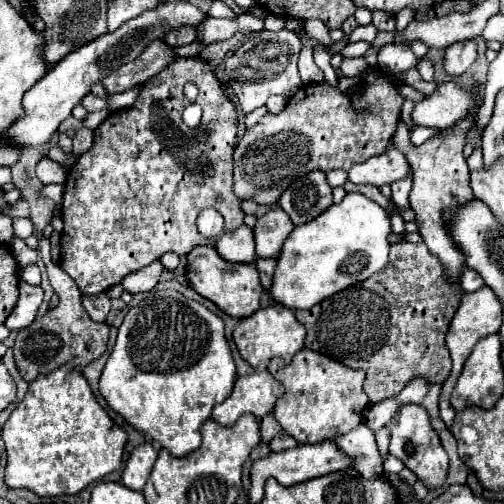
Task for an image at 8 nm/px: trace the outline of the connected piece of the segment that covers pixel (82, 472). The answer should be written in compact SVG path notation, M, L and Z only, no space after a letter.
M60 366L52 374L40 376L30 382L24 400L16 406L16 410L4 424L2 440L8 454L4 482L8 488L26 488L40 498L78 494L88 484L120 468L126 438L126 432L118 424L114 424L108 412L96 402L86 378L70 366Z

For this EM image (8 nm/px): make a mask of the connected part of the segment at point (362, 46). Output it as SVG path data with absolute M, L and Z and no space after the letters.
M360 41L346 45L340 53L343 57L362 57L369 47L368 43Z

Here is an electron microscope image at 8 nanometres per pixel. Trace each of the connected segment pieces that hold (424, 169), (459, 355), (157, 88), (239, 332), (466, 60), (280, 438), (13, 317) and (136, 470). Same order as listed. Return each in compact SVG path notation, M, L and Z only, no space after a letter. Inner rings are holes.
M470 110L460 122L454 126L436 132L432 138L428 138L422 146L410 146L408 144L408 128L402 121L401 113L399 115L398 128L394 132L394 144L404 150L404 156L408 158L408 164L414 172L414 186L410 194L410 208L416 212L416 222L418 222L418 232L424 238L428 250L440 258L440 262L446 268L448 278L458 284L460 270L464 266L460 250L454 246L452 238L446 234L446 226L442 222L442 212L452 208L452 206L462 206L464 202L470 202L474 198L472 188L470 188L470 176L468 176L468 164L466 158L462 156L466 136L472 130L472 126L478 120L478 110Z
M482 286L480 290L472 292L472 294L462 294L462 302L460 302L460 308L456 310L454 314L454 320L452 320L452 326L446 334L446 346L450 350L450 356L452 356L452 372L448 376L448 380L442 384L442 391L440 395L440 417L450 430L455 417L454 409L450 404L450 392L452 392L452 386L456 384L456 378L460 376L462 372L462 366L466 362L466 358L472 354L472 348L476 346L476 342L480 338L486 338L490 334L496 334L502 326L502 306L500 306L500 300L496 298L496 294L492 294L492 290L488 290L488 286Z
M180 58L170 64L144 84L138 100L130 108L110 114L94 130L92 148L84 152L68 172L62 200L64 230L60 240L60 268L78 284L82 296L106 292L114 284L120 284L124 276L158 260L164 252L186 256L198 244L214 246L216 240L204 238L196 228L196 218L204 208L214 208L224 216L224 230L236 230L244 224L240 200L232 194L232 150L236 148L236 134L234 104L202 58ZM188 82L198 86L196 102L204 110L198 128L188 128L182 122L182 108L186 106L182 102L182 88Z
M276 304L276 306L266 306L260 308L258 312L254 312L248 318L242 318L236 328L234 328L234 344L242 356L242 360L246 360L250 366L260 368L266 366L270 362L270 358L280 356L286 362L292 360L292 356L304 346L304 326L300 326L300 322L296 322L294 312Z
M472 40L456 42L450 48L446 48L444 54L444 70L448 76L462 76L472 62L476 60L476 44Z
M278 434L270 442L270 450L272 452L282 452L284 448L296 448L296 446L298 446L298 442L290 434Z
M20 282L20 298L16 308L12 310L12 314L6 320L6 326L12 330L20 330L28 324L32 324L32 320L36 318L36 312L42 304L42 288L40 286L30 286L28 282Z
M146 442L146 444L136 446L122 472L122 484L130 490L140 492L148 480L148 474L152 470L156 458L158 458L158 450L154 448L154 444Z

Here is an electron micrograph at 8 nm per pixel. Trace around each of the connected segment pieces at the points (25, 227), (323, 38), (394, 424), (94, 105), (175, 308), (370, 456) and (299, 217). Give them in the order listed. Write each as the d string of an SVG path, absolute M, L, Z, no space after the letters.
M14 220L14 234L16 236L20 236L20 238L28 238L28 236L32 236L32 220Z
M306 20L304 22L304 30L308 32L308 36L320 44L332 44L330 36L328 36L328 28L320 22L320 20Z
M416 404L402 406L402 410L392 418L392 422L388 422L388 428L392 432L390 452L398 460L402 460L402 464L410 472L414 472L416 478L426 488L430 488L430 490L440 488L448 476L448 454L444 452L436 430L430 426L430 416L426 414L426 410L422 406L416 406Z
M86 94L82 98L82 106L88 110L88 112L94 112L94 110L110 110L108 106L108 100L106 98L98 98L94 94Z
M154 290L142 304L128 310L118 330L114 350L102 370L100 394L132 428L148 434L160 448L166 448L174 458L180 458L200 448L200 426L210 418L212 408L230 396L234 380L236 366L224 338L224 322L202 304L184 298L180 292Z
M360 424L344 436L334 440L338 450L342 450L348 458L352 458L352 466L364 478L380 478L382 476L382 456L376 448L374 432Z
M312 170L310 174L298 178L280 196L282 210L290 216L290 220L296 226L314 220L330 204L332 204L332 188L328 186L326 174L322 170Z

